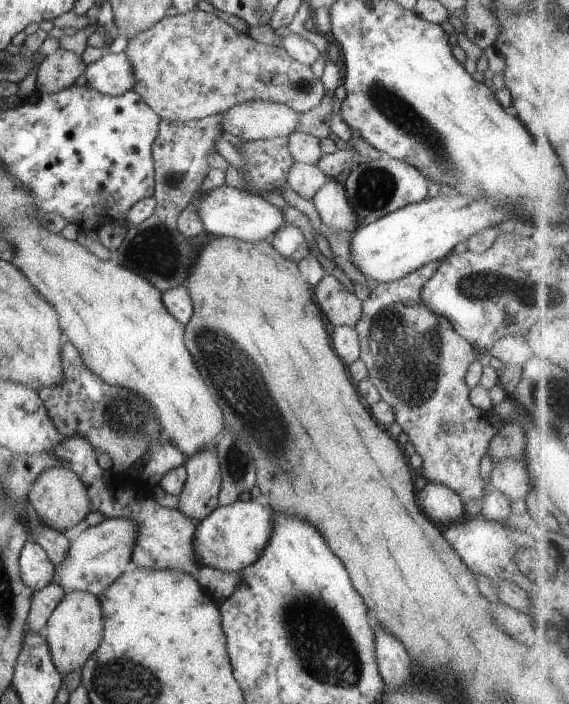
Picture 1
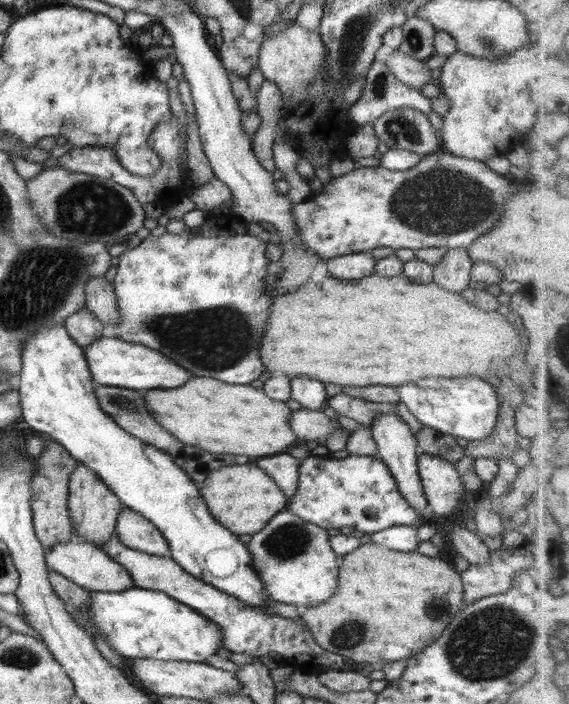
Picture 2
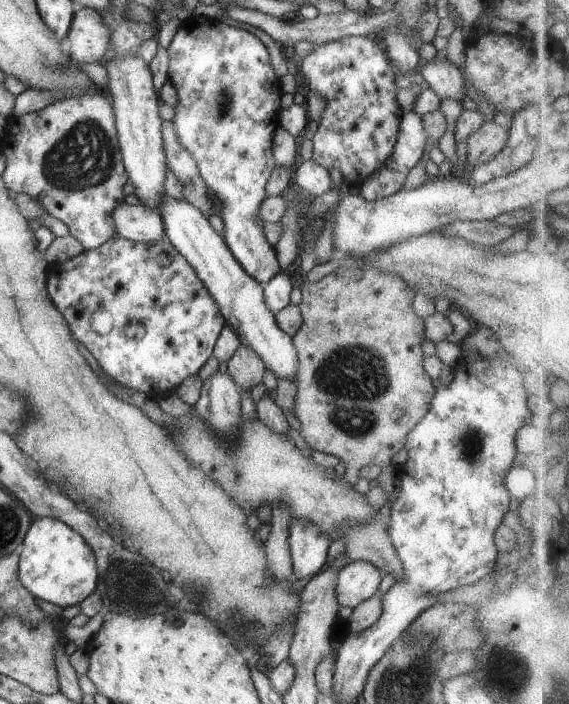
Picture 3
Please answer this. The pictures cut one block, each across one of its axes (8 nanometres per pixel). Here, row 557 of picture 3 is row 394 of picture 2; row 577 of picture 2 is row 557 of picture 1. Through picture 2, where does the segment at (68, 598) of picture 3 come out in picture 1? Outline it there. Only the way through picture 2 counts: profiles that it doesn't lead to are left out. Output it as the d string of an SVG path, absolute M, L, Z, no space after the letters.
M263 500L236 501L226 506L219 506L214 512L211 512L206 518L203 518L194 532L194 556L200 567L214 568L222 572L240 572L244 571L248 565L254 564L260 556L262 550L268 544L268 538L274 528L274 516L272 509Z

